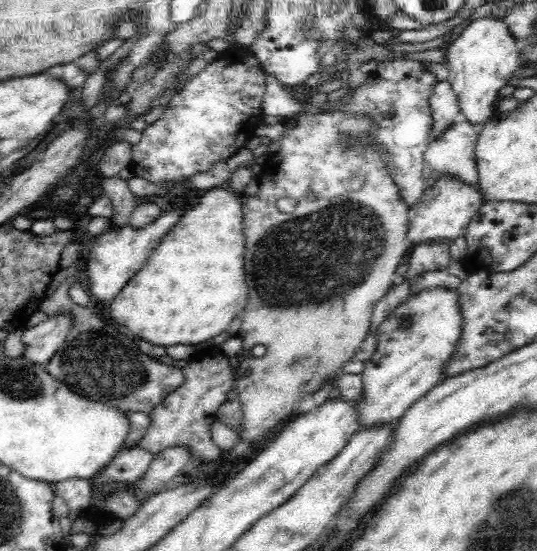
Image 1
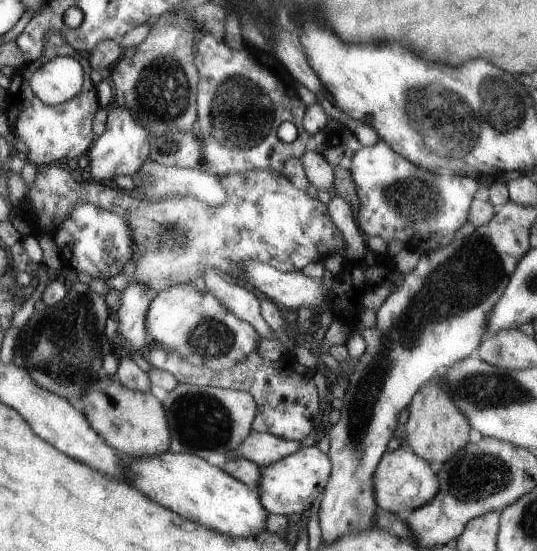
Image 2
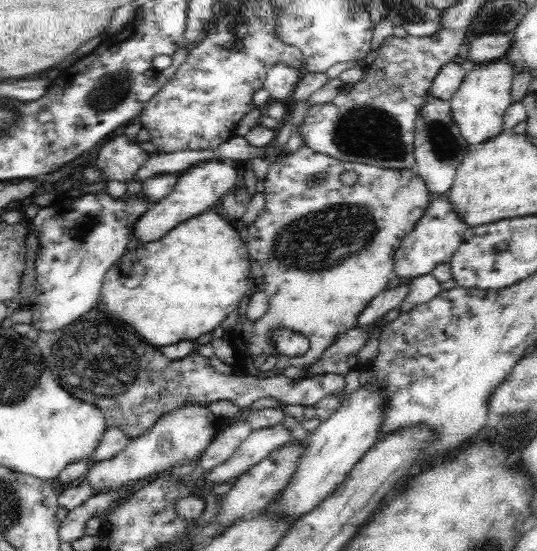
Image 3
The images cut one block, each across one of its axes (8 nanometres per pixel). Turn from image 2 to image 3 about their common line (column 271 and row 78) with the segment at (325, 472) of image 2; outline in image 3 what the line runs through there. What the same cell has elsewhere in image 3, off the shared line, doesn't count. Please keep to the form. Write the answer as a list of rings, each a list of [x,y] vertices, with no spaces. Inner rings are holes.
[[[503,57],[480,66],[468,65],[469,72],[464,76],[458,91],[451,98],[451,111],[462,136],[470,145],[478,145],[498,136],[504,131],[504,113],[510,104],[511,86],[515,72],[507,58]]]

